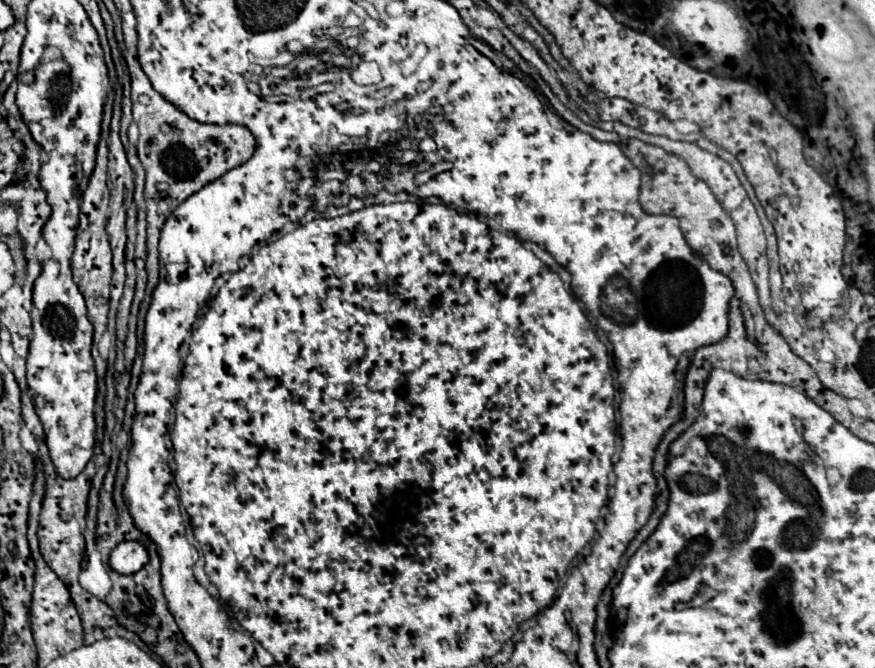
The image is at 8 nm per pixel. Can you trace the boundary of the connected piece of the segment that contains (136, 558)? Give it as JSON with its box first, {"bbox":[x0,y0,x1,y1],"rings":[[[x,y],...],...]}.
{"bbox":[110,542,148,574],"rings":[[[120,542],[110,554],[110,568],[118,574],[134,574],[148,562],[148,552],[142,544]]]}

